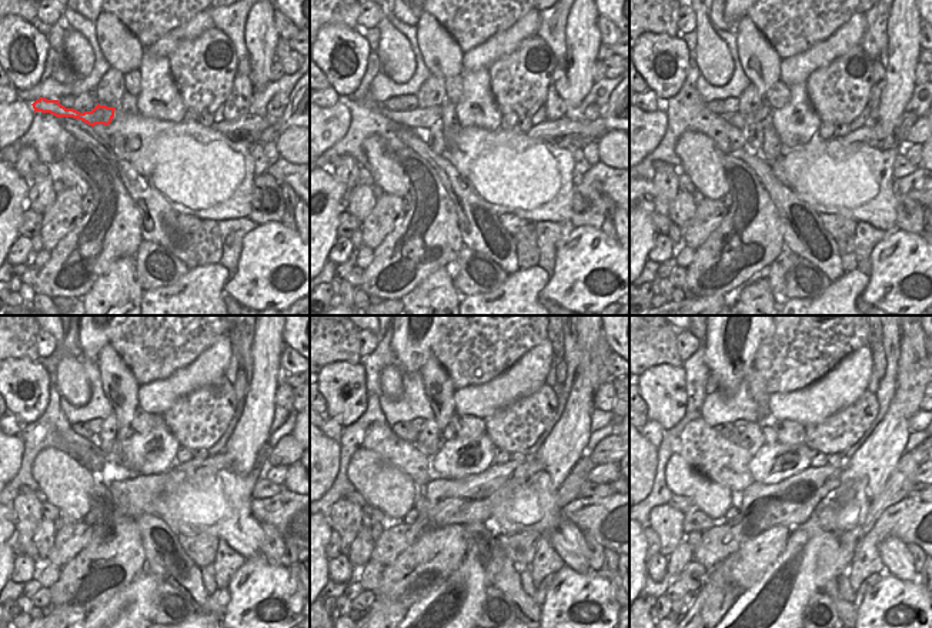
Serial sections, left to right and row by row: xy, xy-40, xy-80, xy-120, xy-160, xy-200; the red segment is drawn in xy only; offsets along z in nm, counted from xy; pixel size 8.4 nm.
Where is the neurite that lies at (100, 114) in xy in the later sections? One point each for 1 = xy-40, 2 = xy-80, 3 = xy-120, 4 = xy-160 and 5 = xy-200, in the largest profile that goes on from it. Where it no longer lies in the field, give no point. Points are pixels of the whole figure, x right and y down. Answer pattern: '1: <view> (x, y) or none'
1: xy-40 (420, 117)
2: xy-80 (740, 120)
3: xy-120 (124, 433)
4: xy-160 (448, 433)
5: xy-200 (768, 434)

